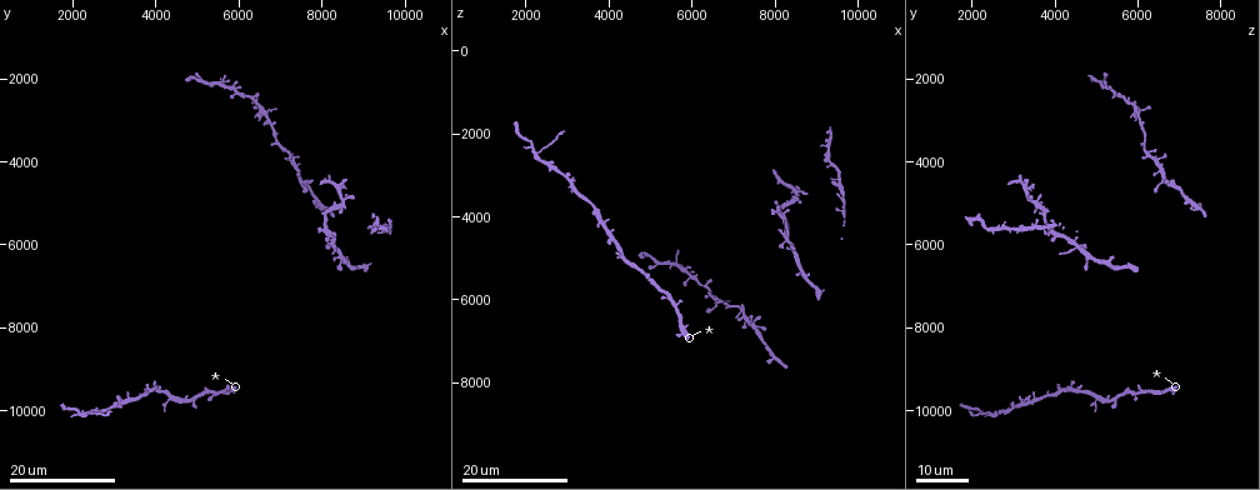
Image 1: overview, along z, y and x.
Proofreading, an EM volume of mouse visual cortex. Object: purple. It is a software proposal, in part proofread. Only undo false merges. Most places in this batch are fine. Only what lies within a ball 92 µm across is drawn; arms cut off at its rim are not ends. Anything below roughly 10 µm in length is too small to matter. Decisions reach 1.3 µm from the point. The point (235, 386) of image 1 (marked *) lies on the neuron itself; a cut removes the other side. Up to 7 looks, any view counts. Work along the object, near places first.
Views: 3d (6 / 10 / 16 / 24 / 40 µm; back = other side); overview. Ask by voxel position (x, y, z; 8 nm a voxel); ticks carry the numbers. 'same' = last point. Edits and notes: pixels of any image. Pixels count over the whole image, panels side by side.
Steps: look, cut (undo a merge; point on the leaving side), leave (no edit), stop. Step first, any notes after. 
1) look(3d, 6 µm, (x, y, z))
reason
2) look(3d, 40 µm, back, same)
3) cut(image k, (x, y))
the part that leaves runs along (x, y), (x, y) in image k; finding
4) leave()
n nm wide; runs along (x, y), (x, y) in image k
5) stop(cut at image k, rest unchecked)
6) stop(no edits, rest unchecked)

look(3d, 16 µm, (8400, 6400, 4750))
a narrow waist

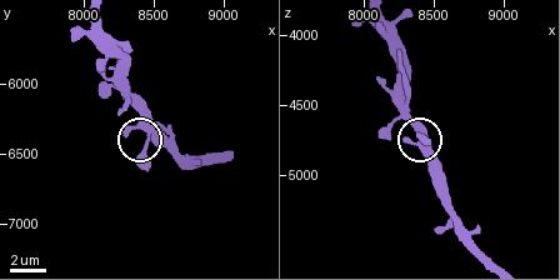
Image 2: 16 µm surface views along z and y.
look(3d, 6 µm, same)

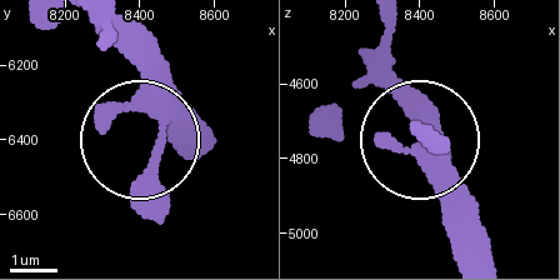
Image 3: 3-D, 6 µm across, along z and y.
leave()
continuous, no second neuron

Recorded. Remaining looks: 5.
look(3d, 24 µm, (7950, 5150, 7300))
calibre changes

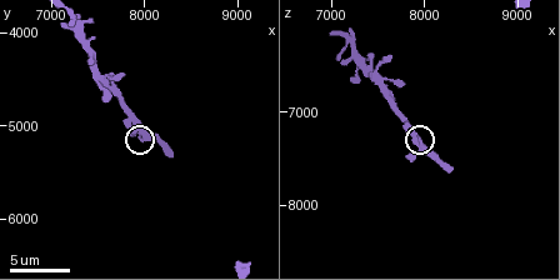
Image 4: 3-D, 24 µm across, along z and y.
look(3d, 6 µm, (7950, 5100, 7300))

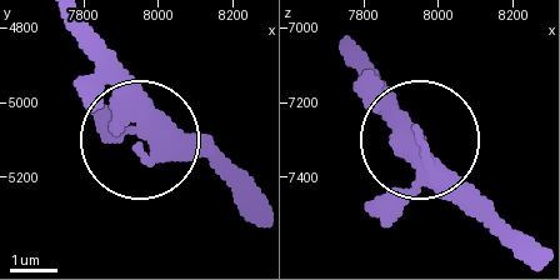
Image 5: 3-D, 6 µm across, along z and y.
leave()
one neuron here

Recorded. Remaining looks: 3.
look(3d, 16 µm, (6950, 3500, 6200))
three-way junction

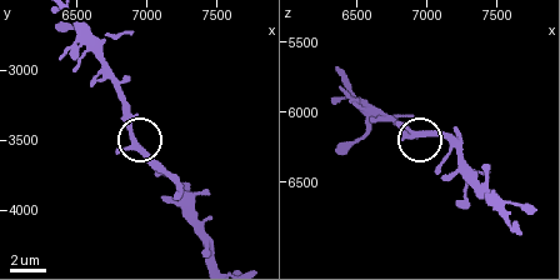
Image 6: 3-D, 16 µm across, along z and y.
look(3d, 10 µm, (6900, 3460, 6180))
zoom in

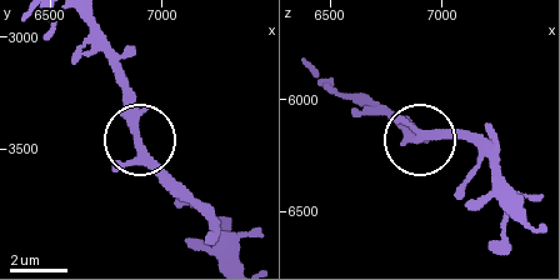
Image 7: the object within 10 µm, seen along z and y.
leave()
3 arms; one neuron here

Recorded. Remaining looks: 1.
stop(no edits, rest unchecked)

